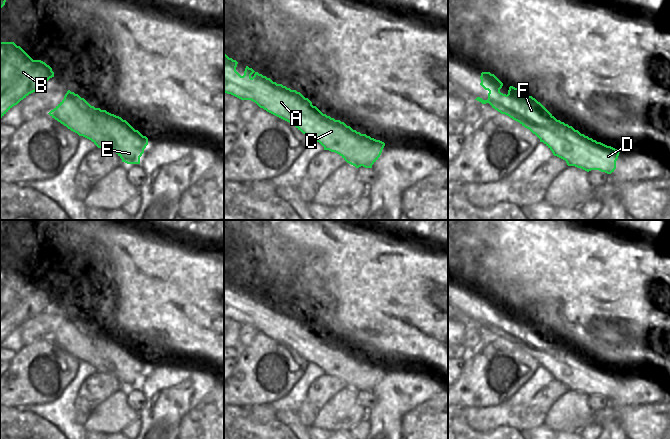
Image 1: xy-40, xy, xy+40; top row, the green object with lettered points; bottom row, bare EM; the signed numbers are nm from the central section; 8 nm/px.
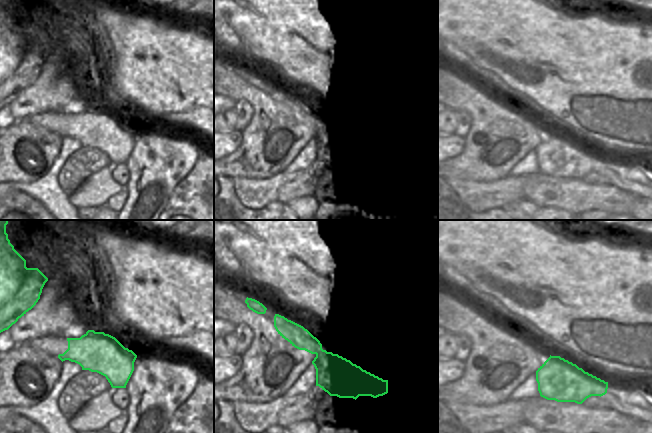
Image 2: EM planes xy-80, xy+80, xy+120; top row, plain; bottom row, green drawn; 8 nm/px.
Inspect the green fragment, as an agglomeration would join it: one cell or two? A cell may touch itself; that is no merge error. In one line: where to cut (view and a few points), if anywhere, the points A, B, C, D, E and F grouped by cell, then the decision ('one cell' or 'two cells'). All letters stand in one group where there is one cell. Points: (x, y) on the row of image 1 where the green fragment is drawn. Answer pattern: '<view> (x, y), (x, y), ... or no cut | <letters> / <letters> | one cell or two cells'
xy-40 (95, 108), (92, 114), (92, 122), (77, 133) | A B F / C D E | two cells

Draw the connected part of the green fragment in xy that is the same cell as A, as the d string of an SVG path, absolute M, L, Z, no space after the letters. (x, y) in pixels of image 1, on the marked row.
M224 53L224 92L231 94L241 100L251 100L260 108L267 112L289 122L301 132L317 124L317 115L321 112L312 102L305 98L300 92L291 90L282 84L273 82L270 78L255 72L252 68L246 66L244 75L241 76L237 71L238 62L229 58Z

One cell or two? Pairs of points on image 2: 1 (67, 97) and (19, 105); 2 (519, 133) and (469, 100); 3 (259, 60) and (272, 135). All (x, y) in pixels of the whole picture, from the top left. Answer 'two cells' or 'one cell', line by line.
1: one cell
2: one cell
3: two cells

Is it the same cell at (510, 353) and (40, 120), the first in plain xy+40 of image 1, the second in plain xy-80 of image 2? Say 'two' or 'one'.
two

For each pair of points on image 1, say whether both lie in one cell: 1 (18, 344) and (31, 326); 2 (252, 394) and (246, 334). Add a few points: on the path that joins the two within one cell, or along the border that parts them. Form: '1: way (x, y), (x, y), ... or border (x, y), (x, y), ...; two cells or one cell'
1: border (17, 328), (20, 338), (25, 344); two cells
2: border (259, 331), (256, 337), (242, 348); two cells

